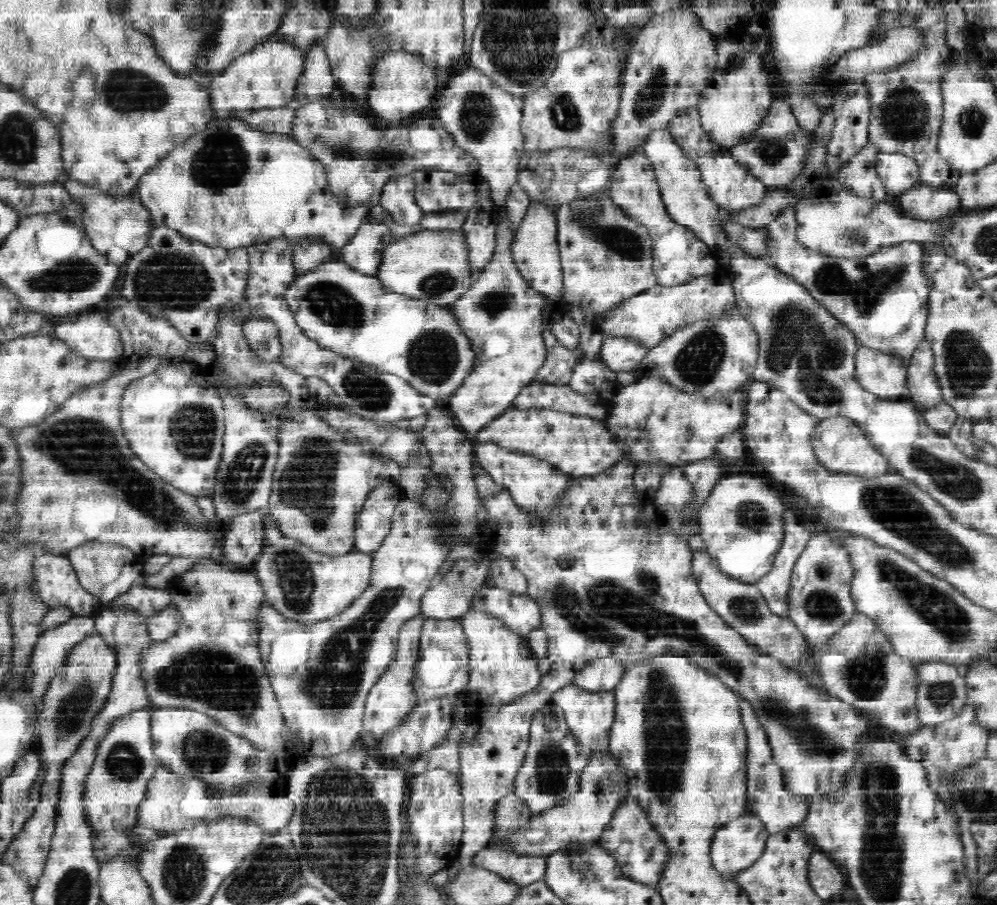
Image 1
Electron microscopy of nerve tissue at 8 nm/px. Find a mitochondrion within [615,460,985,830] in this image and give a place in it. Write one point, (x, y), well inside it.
(666, 740)

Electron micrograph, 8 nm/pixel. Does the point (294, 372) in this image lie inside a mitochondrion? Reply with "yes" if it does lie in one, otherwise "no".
no

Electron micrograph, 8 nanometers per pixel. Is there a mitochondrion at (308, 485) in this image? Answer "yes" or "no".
yes

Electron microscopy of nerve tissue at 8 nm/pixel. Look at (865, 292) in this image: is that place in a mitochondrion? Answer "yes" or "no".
yes

